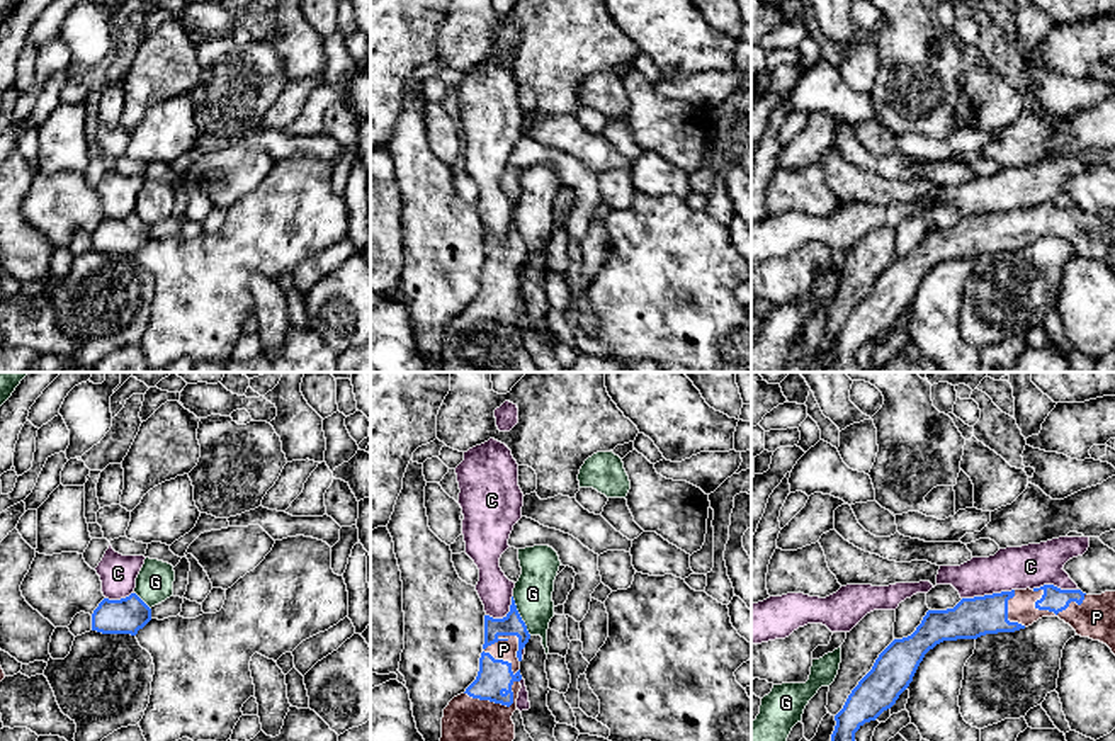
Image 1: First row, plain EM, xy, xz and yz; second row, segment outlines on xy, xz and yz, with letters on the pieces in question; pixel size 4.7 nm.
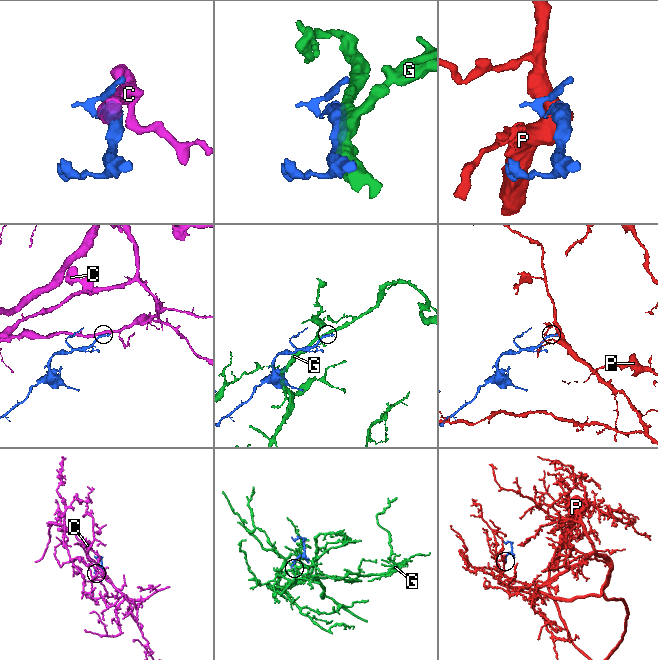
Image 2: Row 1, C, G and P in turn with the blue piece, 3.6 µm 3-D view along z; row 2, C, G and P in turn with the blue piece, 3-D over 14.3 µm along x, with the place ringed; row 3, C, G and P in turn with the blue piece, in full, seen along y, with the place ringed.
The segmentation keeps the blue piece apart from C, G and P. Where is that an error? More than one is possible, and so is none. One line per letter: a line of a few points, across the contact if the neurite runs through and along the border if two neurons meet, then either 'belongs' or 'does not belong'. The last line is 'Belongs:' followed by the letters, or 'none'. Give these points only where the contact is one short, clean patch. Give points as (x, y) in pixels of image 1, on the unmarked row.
C: does not belong
G: does not belong
P: belongs
Belongs: P

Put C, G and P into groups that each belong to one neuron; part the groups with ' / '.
C / G / P

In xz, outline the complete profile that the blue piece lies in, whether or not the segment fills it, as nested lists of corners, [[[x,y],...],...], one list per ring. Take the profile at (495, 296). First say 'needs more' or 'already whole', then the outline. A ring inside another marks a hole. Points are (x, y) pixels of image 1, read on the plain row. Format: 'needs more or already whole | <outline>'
needs more | [[[512,216],[503,238],[484,235],[484,263],[476,299],[444,328],[444,372],[507,372],[515,359],[512,335],[522,308],[522,269],[530,253]]]

